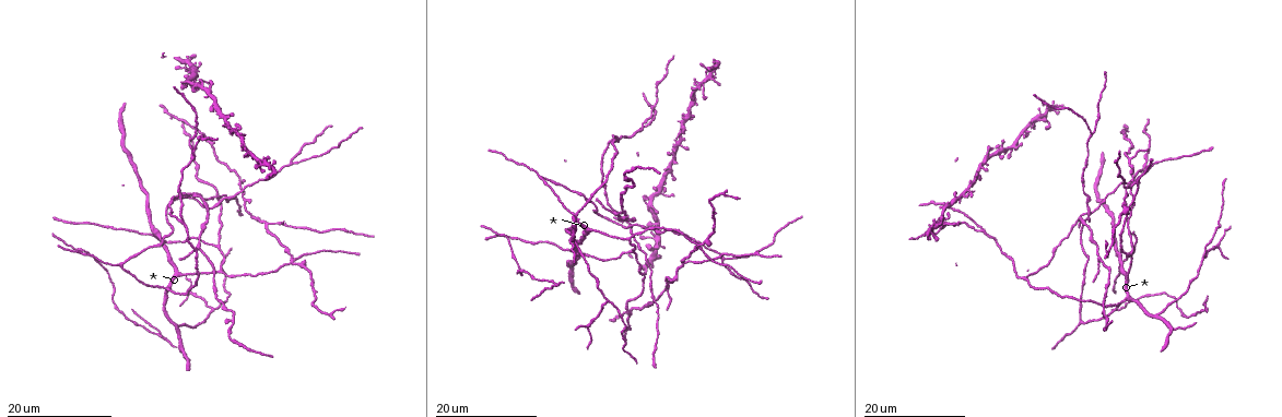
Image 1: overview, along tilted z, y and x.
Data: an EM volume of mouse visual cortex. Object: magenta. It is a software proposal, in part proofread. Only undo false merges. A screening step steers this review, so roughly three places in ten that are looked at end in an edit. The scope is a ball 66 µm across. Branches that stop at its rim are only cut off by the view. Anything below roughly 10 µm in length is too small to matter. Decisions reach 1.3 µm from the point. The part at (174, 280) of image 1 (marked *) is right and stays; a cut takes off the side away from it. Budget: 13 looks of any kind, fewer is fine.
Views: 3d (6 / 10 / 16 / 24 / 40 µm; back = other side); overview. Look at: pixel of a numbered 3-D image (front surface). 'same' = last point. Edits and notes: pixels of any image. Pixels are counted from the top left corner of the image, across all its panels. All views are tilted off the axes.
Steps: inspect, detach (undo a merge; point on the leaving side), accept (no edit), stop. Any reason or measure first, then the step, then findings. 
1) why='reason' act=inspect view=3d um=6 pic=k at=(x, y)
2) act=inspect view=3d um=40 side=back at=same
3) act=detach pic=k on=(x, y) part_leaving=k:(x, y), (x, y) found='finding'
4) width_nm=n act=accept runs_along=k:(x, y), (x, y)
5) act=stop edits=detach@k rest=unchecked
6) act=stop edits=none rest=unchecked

why='a fork' act=inspect view=3d um=16 pic=1 at=(196, 196)

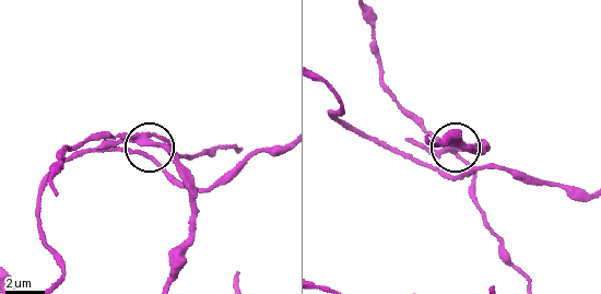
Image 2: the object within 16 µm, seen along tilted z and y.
act=inspect view=3d um=10 pic=2 at=(457, 151)

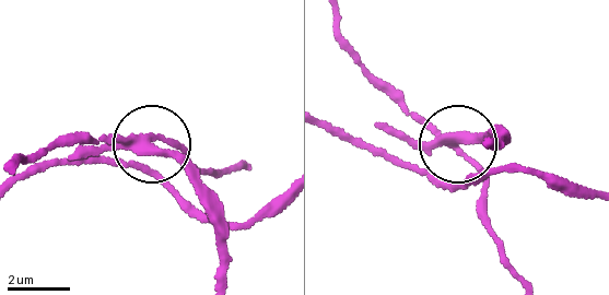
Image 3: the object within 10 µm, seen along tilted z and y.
act=detach pic=3 on=(185, 157) part_leaving=3:(141, 142), (162, 146), (191, 180), (219, 244), (222, 270) found='two neurons meet here'

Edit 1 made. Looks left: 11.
act=inspect view=overview

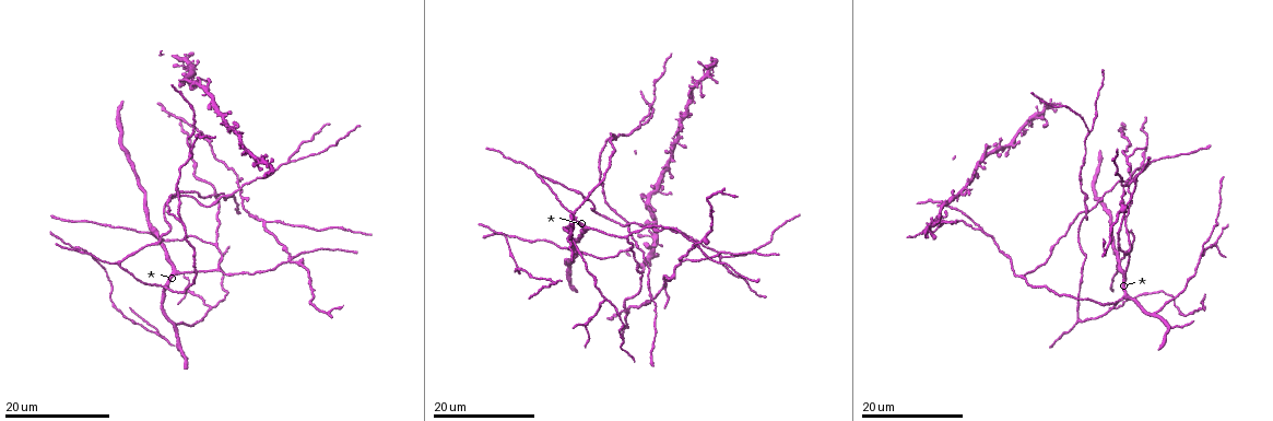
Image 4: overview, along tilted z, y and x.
why='arms part here' act=inspect view=3d um=16 pic=4 at=(217, 242)

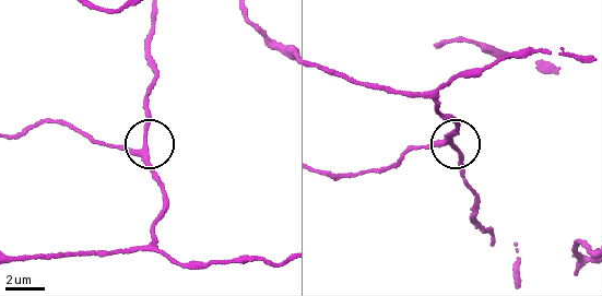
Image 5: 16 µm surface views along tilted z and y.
act=inspect view=3d um=6 pic=5 at=(143, 151)

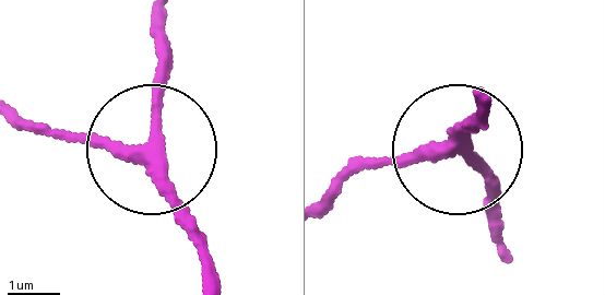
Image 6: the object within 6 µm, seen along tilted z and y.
arms=3 act=accept runs_along=6:(199, 274), (199, 229), (155, 131), (153, 26) found='continuous, no second neuron'

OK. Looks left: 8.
why='three-way junction' act=inspect view=3d um=16 pic=4 at=(982, 228)

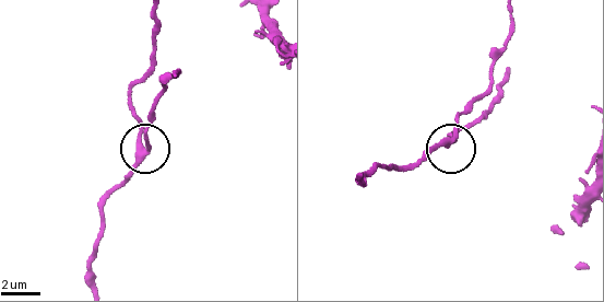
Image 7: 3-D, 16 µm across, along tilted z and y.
act=inspect view=3d um=10 pic=7 at=(142, 149)

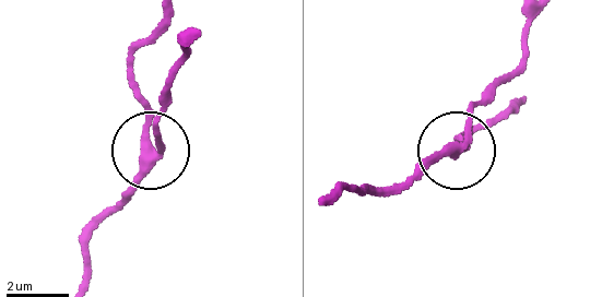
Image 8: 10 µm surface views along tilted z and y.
width_nm=280 act=accept runs_along=8:(86, 280), (92, 235), (158, 149), (164, 99) found='all the same neuron'

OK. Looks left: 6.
why='a fork' act=inspect view=3d um=24 pic=4 at=(291, 161)

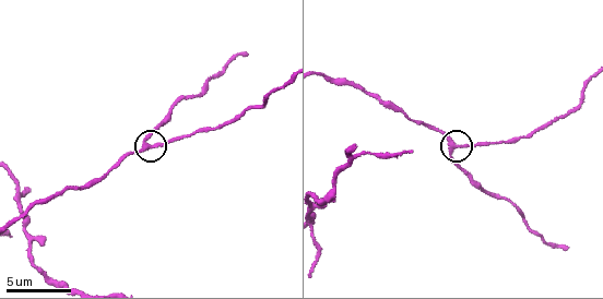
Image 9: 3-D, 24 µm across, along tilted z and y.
act=inspect view=3d um=10 pic=9 at=(150, 146)

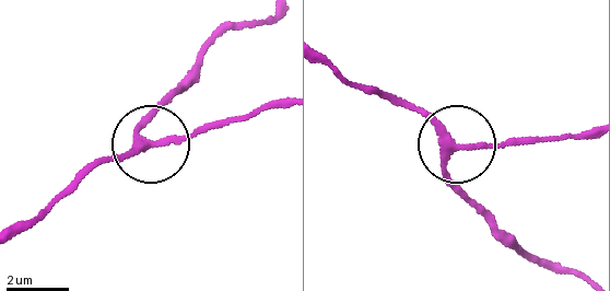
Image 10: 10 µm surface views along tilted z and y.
width_nm=200 act=accept runs_along=10:(21, 223), (101, 164), (145, 147), (137, 131), (153, 107) found='all the same neuron'

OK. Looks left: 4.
why='four-way junction' act=inspect view=3d um=24 pic=4 at=(694, 245)

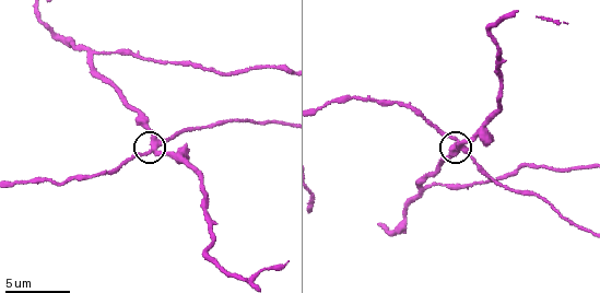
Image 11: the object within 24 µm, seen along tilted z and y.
why='zoom in' act=inspect view=3d um=10 pic=11 at=(460, 141)

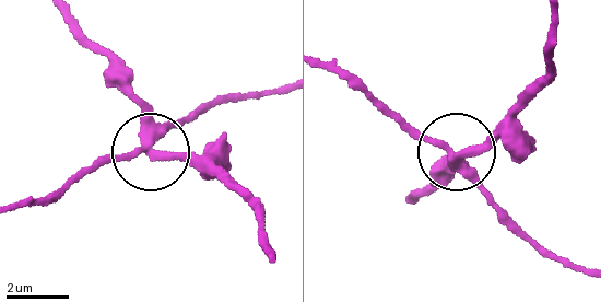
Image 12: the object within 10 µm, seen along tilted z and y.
arms=4 act=detach pic=12 on=(188, 154) found='two neurons meet here'

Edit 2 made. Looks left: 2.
act=stop edits=detach@3,detach@12 rest=unchecked

